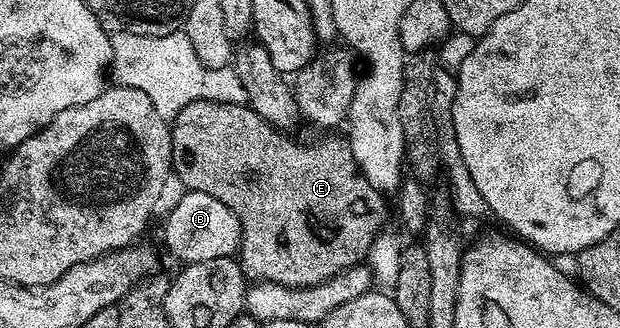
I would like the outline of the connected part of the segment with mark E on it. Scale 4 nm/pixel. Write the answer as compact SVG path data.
M196 101L192 105L186 105L178 116L172 120L170 127L170 166L173 174L183 183L186 191L199 191L216 197L216 201L224 201L228 209L240 220L242 230L242 245L240 248L240 262L242 271L247 280L260 283L275 283L285 287L315 287L324 281L328 281L334 275L340 275L349 267L357 267L370 254L370 247L374 244L374 238L383 230L386 223L387 196L381 191L372 189L368 181L363 177L358 168L356 157L352 155L352 149L345 138L337 139L334 133L326 133L323 139L315 143L301 143L290 135L285 135L285 130L273 127L268 121L264 121L246 103L217 103L216 101Z

